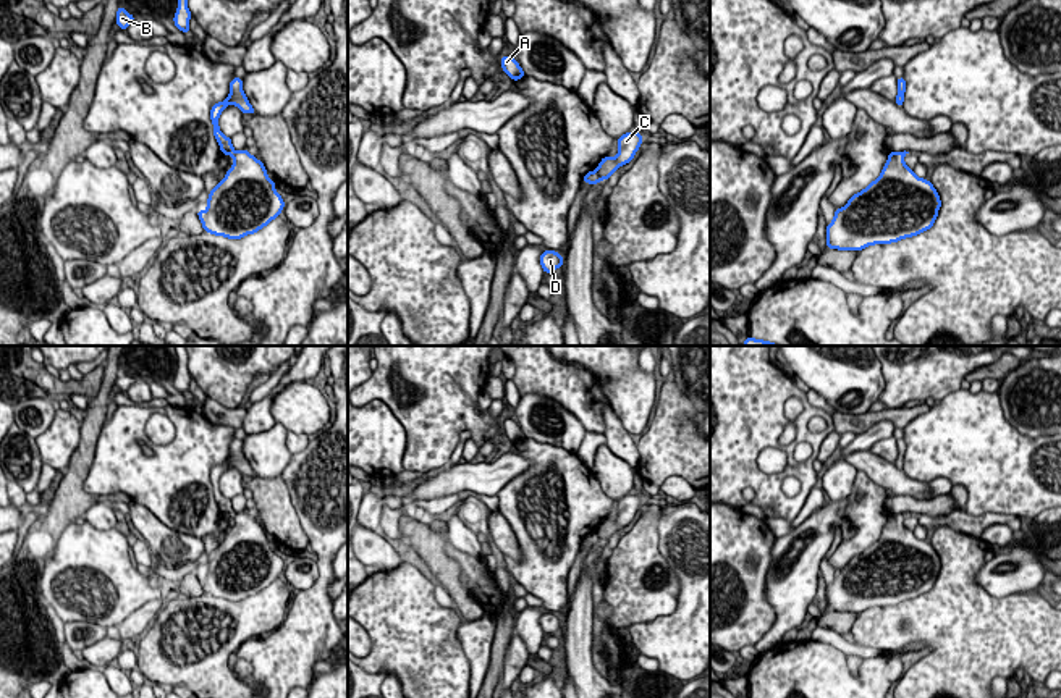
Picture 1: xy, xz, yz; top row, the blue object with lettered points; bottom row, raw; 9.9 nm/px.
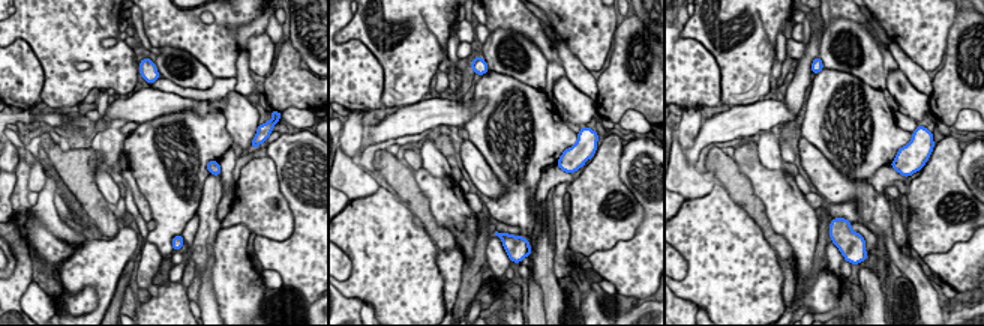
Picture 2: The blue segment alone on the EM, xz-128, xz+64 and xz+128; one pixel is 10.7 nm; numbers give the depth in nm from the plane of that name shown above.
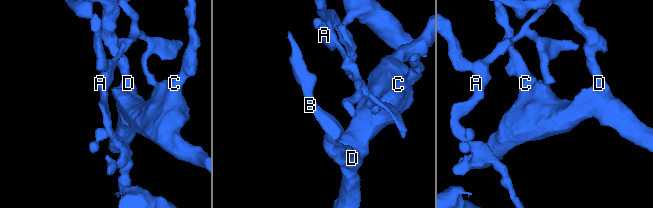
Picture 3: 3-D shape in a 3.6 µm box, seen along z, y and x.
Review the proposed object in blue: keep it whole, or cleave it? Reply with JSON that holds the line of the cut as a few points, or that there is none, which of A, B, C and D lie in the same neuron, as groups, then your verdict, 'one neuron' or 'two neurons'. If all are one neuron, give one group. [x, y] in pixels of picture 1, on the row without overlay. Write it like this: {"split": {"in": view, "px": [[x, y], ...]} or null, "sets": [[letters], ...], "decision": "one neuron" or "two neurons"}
{"split": {"in": "xz", "px": [[594, 532], [600, 540]]}, "sets": [["A"], ["B", "C", "D"]], "decision": "two neurons"}

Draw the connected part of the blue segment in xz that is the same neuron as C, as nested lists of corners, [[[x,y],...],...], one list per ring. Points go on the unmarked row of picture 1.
[[[626,494],[618,499],[618,517],[603,519],[597,528],[597,536],[600,541],[607,543],[619,528],[629,525],[642,506],[640,494]]]

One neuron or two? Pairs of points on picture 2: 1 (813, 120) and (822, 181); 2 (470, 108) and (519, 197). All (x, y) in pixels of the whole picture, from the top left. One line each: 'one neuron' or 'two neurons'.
1: two neurons
2: two neurons

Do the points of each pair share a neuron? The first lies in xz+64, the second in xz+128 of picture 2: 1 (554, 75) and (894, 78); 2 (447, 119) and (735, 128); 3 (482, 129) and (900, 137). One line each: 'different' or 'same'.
1: different
2: same
3: same

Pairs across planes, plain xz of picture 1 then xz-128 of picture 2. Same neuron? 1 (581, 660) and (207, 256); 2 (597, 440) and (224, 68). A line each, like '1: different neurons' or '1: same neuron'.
1: same neuron
2: different neurons

